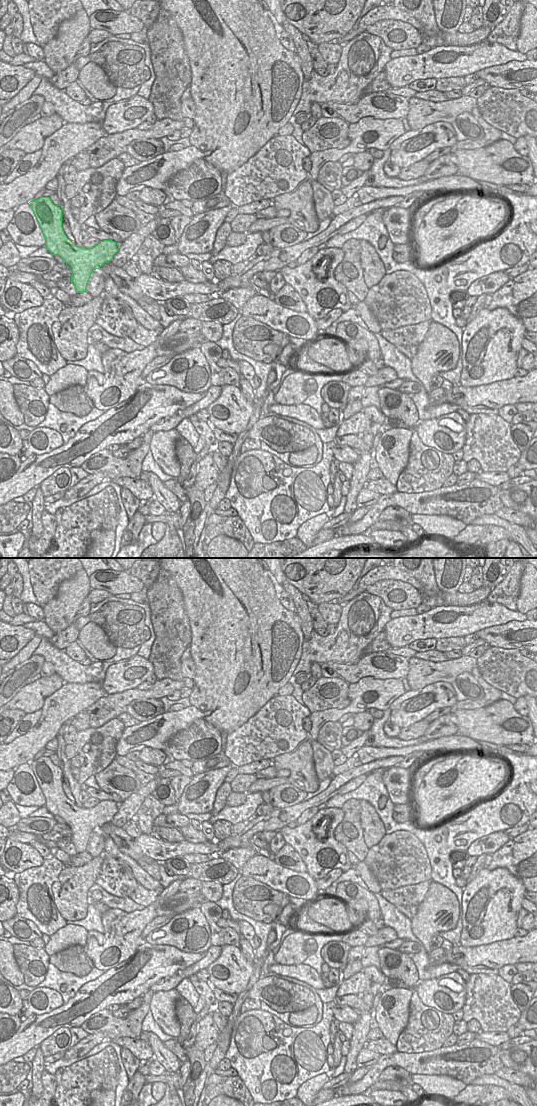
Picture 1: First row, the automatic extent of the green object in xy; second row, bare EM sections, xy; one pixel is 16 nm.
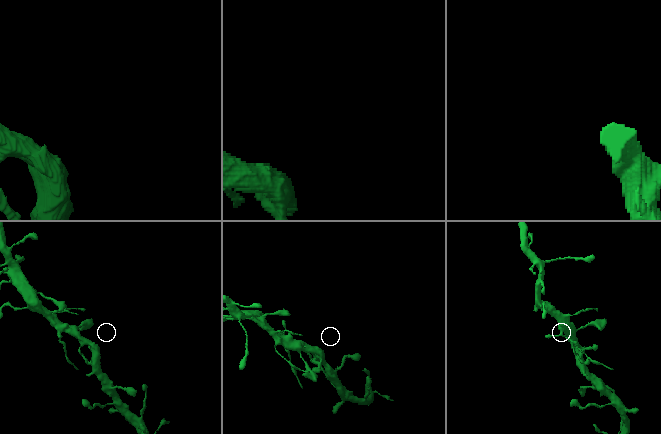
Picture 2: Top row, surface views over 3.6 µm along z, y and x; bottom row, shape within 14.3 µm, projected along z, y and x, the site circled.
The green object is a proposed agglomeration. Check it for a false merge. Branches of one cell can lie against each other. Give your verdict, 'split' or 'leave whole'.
split

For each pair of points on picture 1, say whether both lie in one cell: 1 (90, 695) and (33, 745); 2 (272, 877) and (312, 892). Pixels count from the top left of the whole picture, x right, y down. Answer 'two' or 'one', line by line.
1: one
2: one

